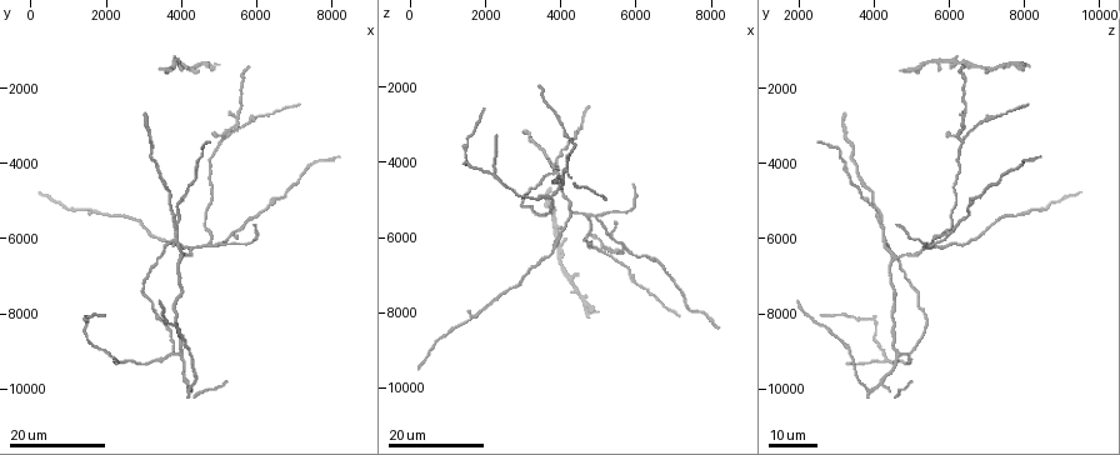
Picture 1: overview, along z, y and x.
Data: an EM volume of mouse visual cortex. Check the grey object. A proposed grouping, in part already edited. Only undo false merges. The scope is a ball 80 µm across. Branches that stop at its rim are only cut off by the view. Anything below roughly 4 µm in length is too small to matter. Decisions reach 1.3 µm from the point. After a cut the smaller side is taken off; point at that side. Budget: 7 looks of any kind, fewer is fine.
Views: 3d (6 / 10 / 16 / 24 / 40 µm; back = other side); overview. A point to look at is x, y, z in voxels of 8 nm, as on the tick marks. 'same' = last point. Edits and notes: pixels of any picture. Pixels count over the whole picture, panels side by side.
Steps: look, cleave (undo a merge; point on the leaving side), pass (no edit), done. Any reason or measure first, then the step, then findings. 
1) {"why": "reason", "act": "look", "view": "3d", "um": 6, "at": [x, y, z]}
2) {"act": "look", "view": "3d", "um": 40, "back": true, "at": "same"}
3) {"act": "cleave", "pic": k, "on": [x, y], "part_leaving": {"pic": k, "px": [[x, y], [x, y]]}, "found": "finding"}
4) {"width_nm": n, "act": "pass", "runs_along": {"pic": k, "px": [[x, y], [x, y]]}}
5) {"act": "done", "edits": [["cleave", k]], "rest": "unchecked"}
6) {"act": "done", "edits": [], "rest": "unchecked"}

{"why": "arms part here", "act": "look", "view": "3d", "um": 24, "at": [2300, 9250, 4350]}

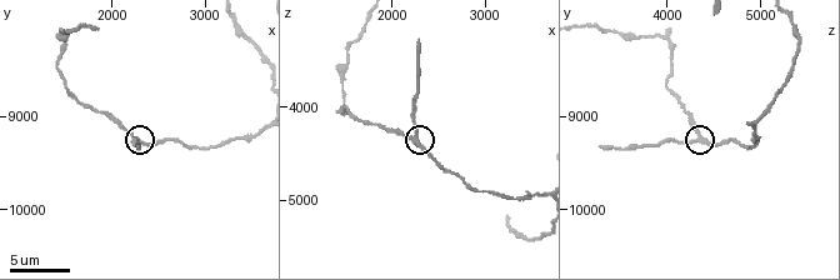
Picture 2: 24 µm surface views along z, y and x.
{"act": "look", "view": "3d", "um": 10, "at": [2250, 9250, 4350]}

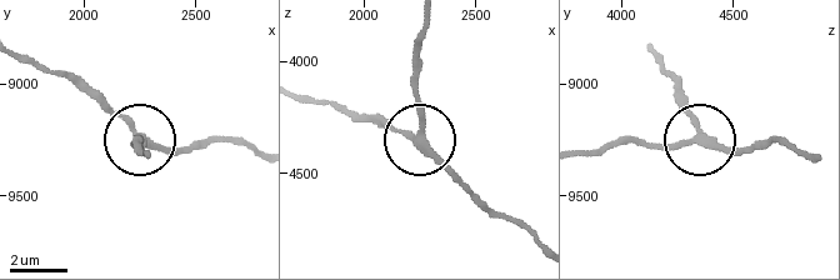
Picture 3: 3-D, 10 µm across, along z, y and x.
{"width_nm": 240, "act": "pass", "runs_along": {"pic": 3, "px": [[538, 244], [488, 208], [425, 136], [415, 108], [415, 53]]}, "found": "all the same neuron"}

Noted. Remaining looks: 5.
{"why": "two arms in line, one across", "act": "look", "view": "3d", "um": 16, "at": [3900, 5650, 4200]}

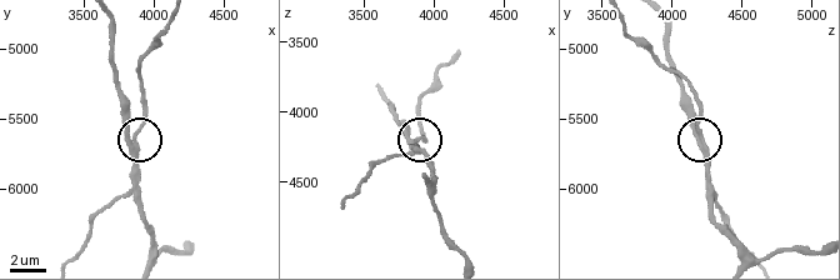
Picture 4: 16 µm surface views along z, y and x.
{"act": "look", "view": "3d", "um": 6, "at": [3880, 5600, 4200]}

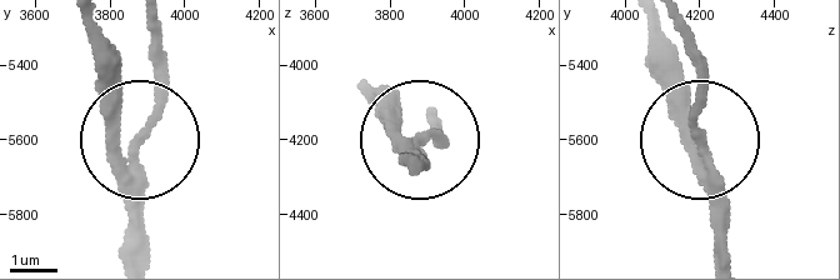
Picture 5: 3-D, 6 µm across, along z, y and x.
{"act": "pass", "runs_along": {"pic": 5, "px": [[145, 258], [134, 150], [158, 103], [158, 35]]}, "found": "continuous, no second neuron"}

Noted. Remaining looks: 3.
{"why": "branch point", "act": "look", "view": "3d", "um": 24, "at": [4950, 6150, 5450]}

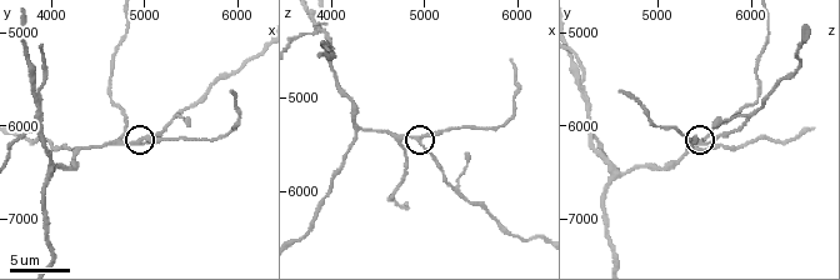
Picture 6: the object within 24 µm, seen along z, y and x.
{"why": "zoom in", "act": "look", "view": "3d", "um": 6, "at": [4950, 6150, 5450]}

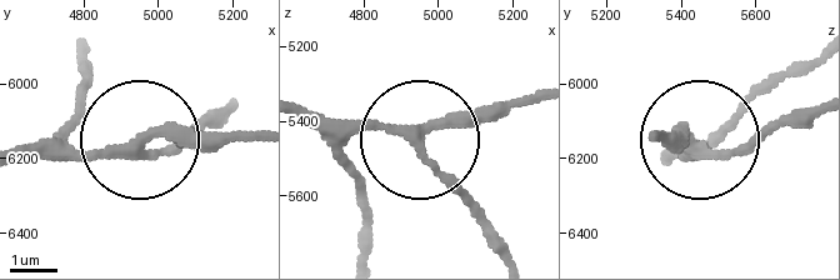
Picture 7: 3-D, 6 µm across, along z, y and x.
{"side_arm_um": 16, "act": "pass", "runs_along": {"pic": 7, "px": [[49, 149], [255, 136]]}, "found": "continuous, no second neuron"}

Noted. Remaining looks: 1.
{"act": "done", "edits": [], "rest": "unchecked"}

